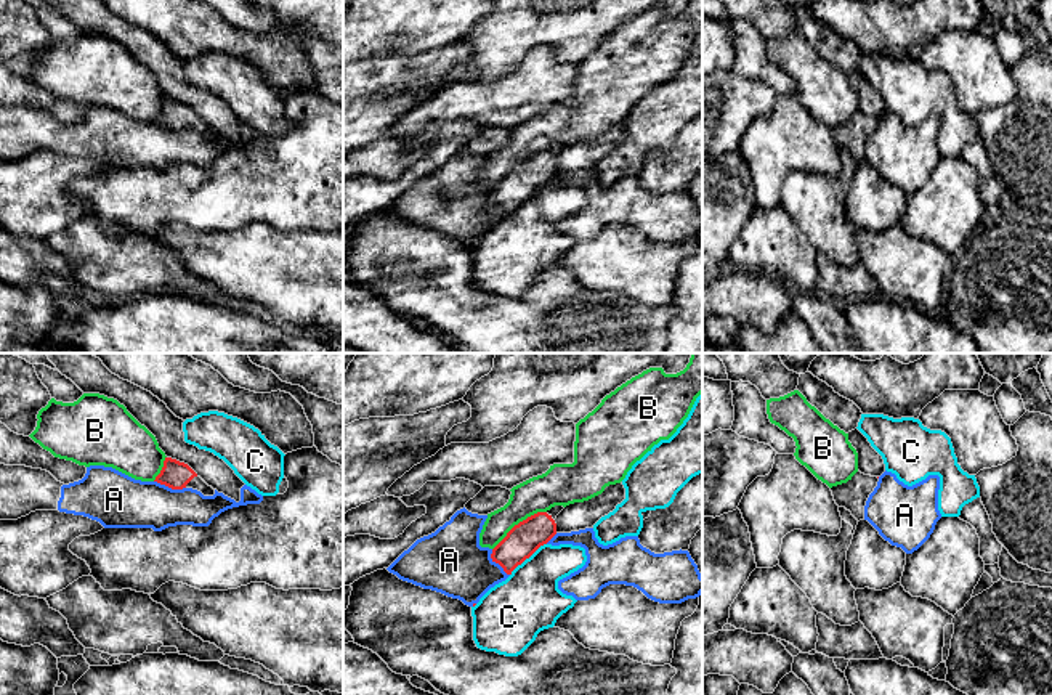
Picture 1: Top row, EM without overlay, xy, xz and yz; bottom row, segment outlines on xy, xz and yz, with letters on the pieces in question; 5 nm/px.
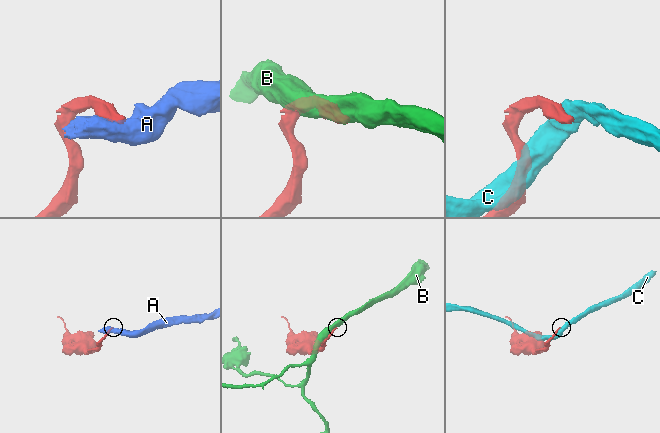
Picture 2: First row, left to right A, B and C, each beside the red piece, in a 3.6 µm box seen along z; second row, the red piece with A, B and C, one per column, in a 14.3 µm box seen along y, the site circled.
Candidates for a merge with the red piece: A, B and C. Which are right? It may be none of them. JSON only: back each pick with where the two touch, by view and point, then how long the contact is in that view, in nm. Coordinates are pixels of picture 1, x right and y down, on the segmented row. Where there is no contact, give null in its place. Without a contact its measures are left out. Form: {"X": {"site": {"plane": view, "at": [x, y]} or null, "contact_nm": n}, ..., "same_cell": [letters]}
{"same_cell": []}

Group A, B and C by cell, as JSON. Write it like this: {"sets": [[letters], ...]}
{"sets": [["A"], ["B"], ["C"]]}

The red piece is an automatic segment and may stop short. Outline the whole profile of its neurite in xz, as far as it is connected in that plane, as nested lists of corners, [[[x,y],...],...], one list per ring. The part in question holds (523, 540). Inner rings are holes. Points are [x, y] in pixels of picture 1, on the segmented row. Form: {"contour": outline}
{"contour": [[[555,506],[515,525],[492,549],[492,562],[499,563],[507,575],[512,575],[518,565],[556,534],[555,518],[563,509],[563,506]]]}

